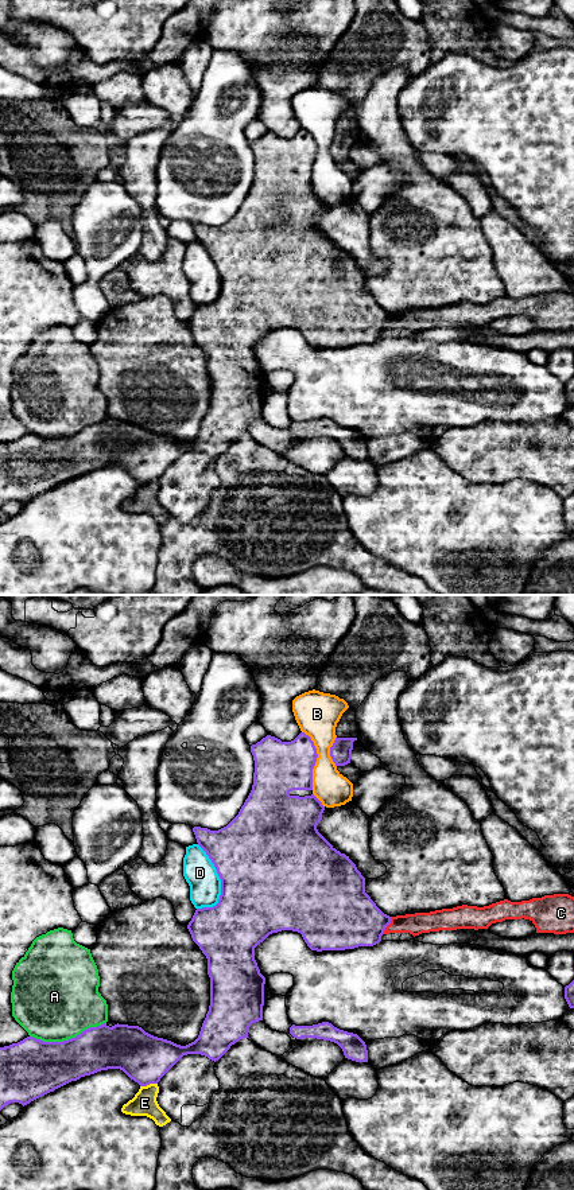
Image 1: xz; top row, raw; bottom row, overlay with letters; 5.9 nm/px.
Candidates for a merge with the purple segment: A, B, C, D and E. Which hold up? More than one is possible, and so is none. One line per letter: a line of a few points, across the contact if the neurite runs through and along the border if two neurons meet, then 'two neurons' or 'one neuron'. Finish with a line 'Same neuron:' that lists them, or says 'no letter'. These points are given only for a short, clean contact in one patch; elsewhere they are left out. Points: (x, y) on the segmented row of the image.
A: two neurons
B: two neurons
C: two neurons
D: two neurons
E: line xz (156, 1082), (140, 1087); two neurons
Same neuron: no letter

